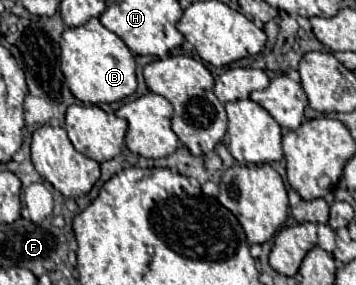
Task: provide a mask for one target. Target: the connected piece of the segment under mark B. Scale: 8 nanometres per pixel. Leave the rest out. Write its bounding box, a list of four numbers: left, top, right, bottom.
[60,18,136,104]

